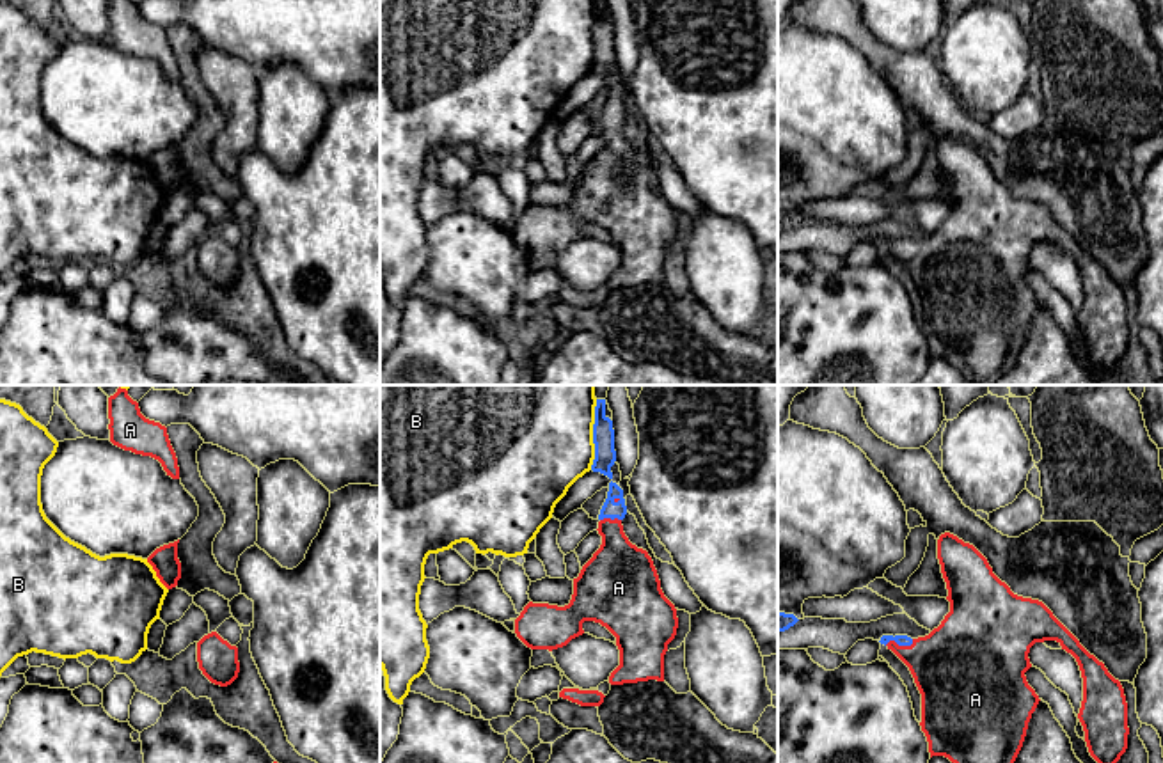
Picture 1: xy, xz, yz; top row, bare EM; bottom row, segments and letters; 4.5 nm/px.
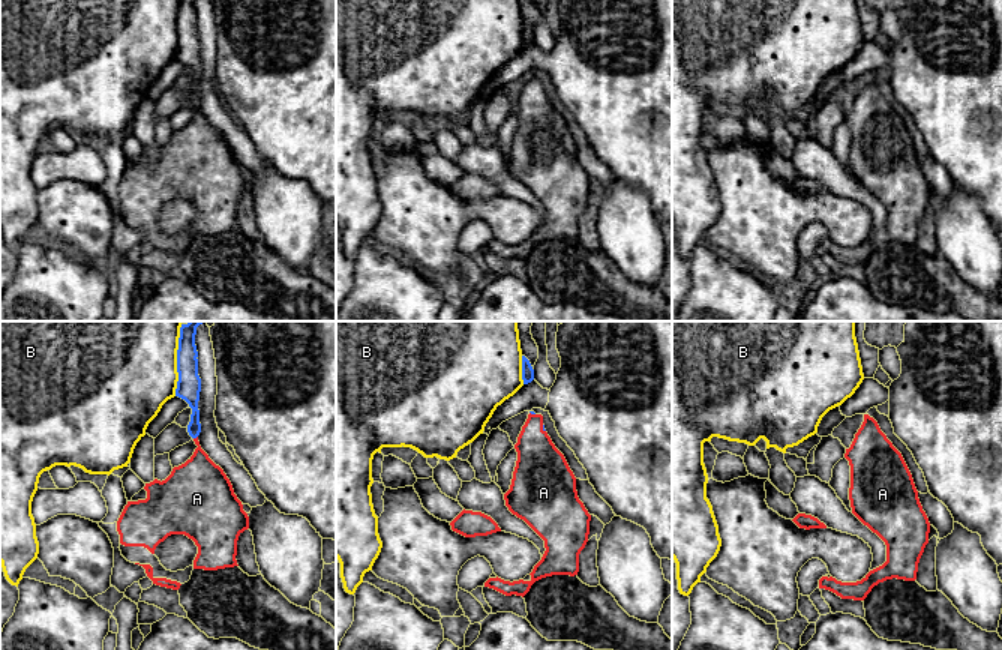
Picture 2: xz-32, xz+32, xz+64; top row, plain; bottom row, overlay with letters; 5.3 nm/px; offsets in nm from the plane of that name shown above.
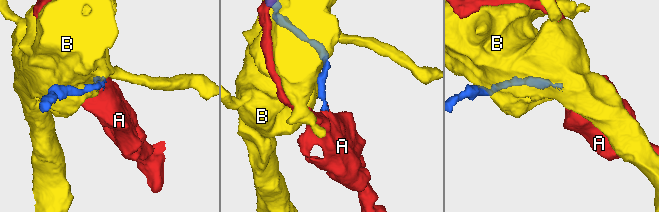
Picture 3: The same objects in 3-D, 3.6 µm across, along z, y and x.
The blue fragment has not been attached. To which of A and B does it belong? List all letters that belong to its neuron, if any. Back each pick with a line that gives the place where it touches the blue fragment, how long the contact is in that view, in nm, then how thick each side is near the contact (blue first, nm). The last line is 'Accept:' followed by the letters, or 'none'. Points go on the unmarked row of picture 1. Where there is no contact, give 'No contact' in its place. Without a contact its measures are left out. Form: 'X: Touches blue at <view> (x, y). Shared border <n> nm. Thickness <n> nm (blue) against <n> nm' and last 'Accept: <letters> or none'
A: Touches blue at yz (899, 247). Shared border 140 nm. Thickness 50 nm (blue) against 340 nm
Accept: A

